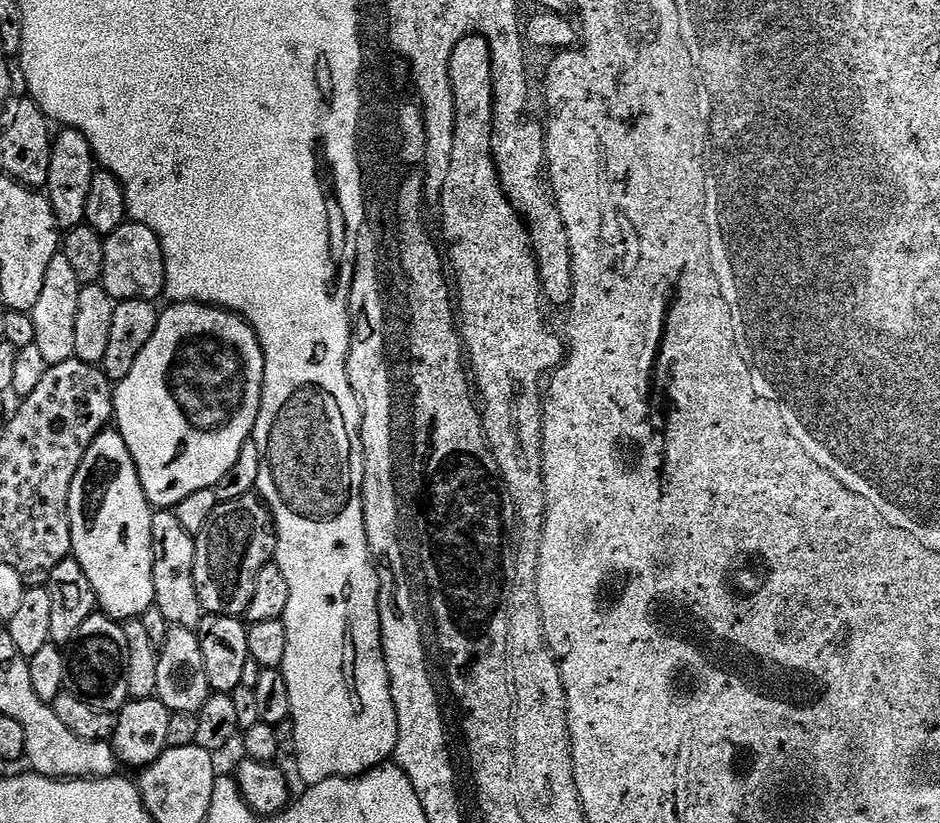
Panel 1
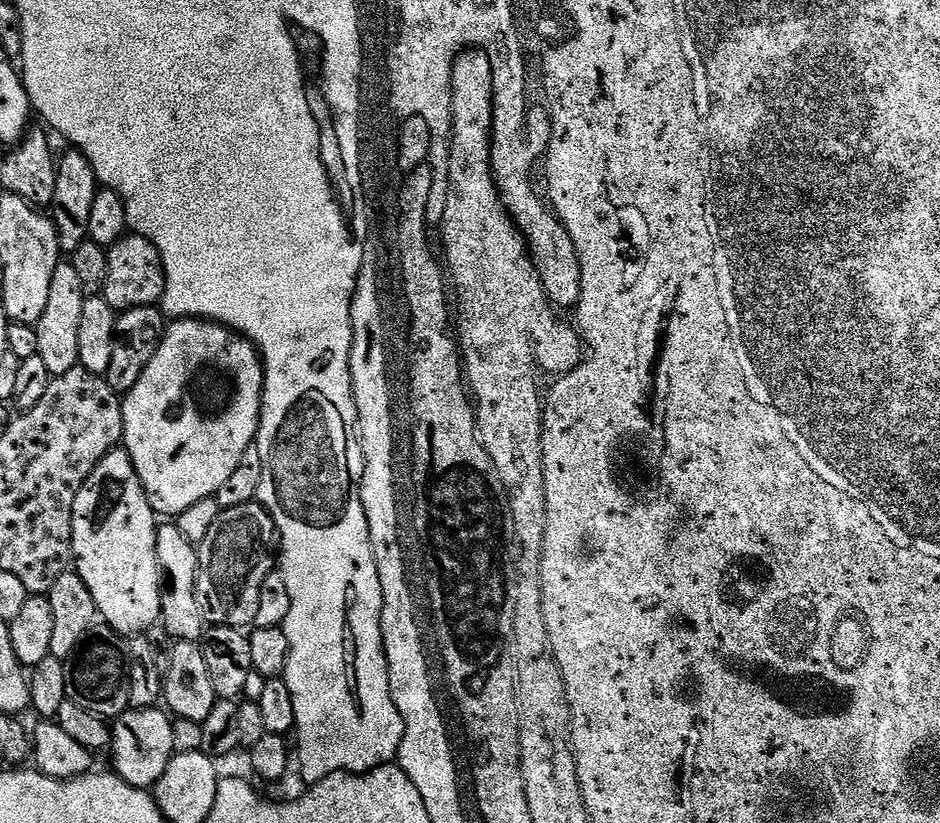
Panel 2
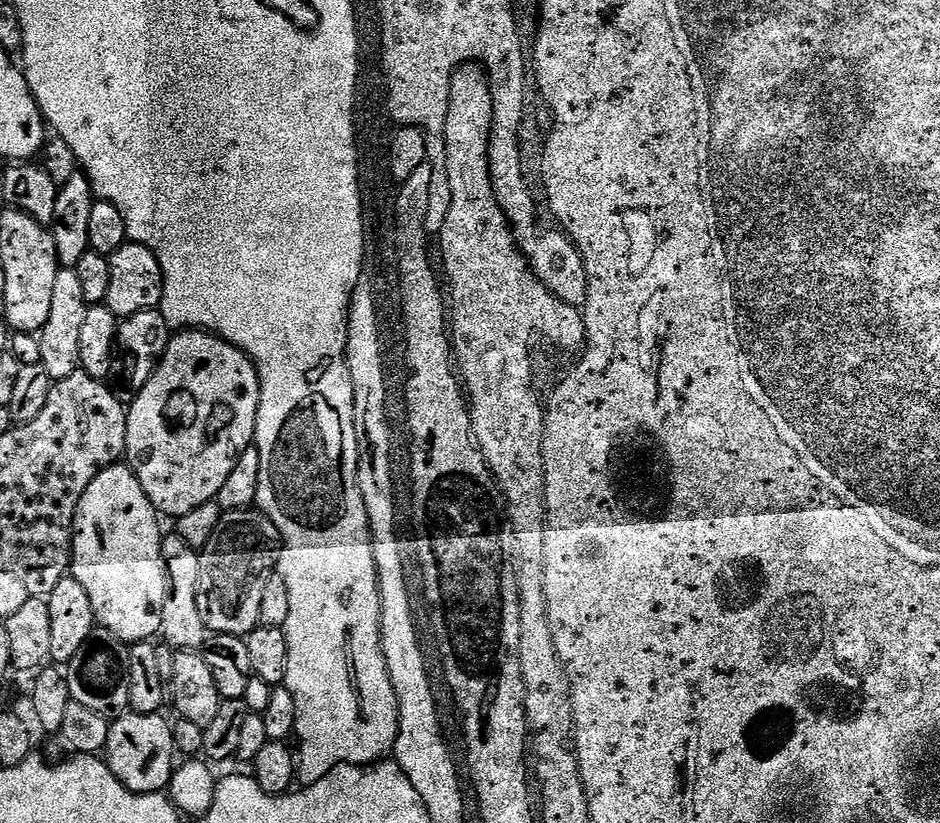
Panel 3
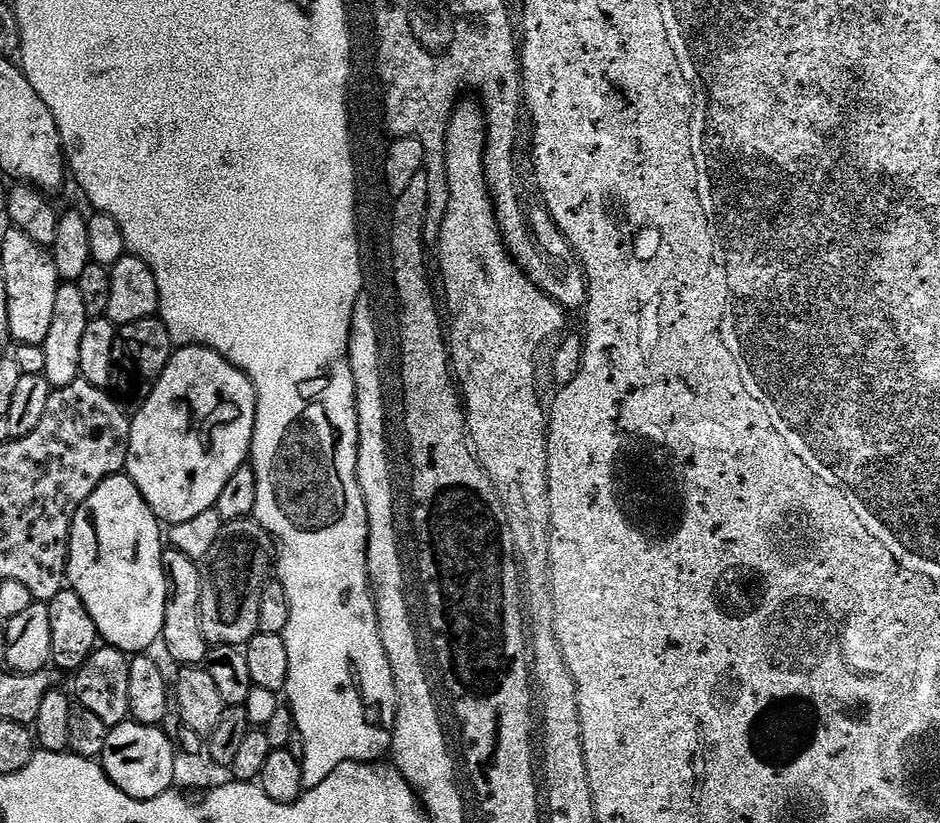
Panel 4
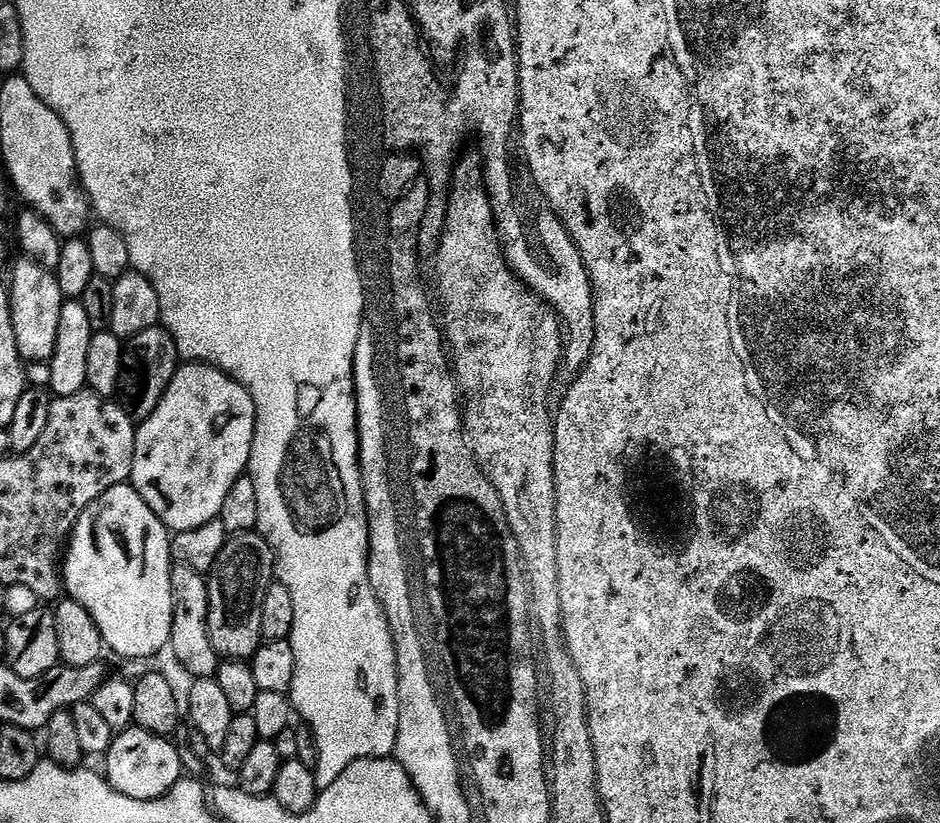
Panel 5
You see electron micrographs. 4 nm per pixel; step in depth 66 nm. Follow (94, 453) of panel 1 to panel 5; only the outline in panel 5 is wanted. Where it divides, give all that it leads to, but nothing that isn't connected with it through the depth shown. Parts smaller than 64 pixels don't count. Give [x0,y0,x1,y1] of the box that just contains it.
[62,483,172,660]

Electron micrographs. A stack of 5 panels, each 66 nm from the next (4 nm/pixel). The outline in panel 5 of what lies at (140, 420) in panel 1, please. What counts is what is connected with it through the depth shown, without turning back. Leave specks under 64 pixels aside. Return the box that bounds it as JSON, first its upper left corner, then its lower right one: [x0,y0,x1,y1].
[130,362,256,534]

